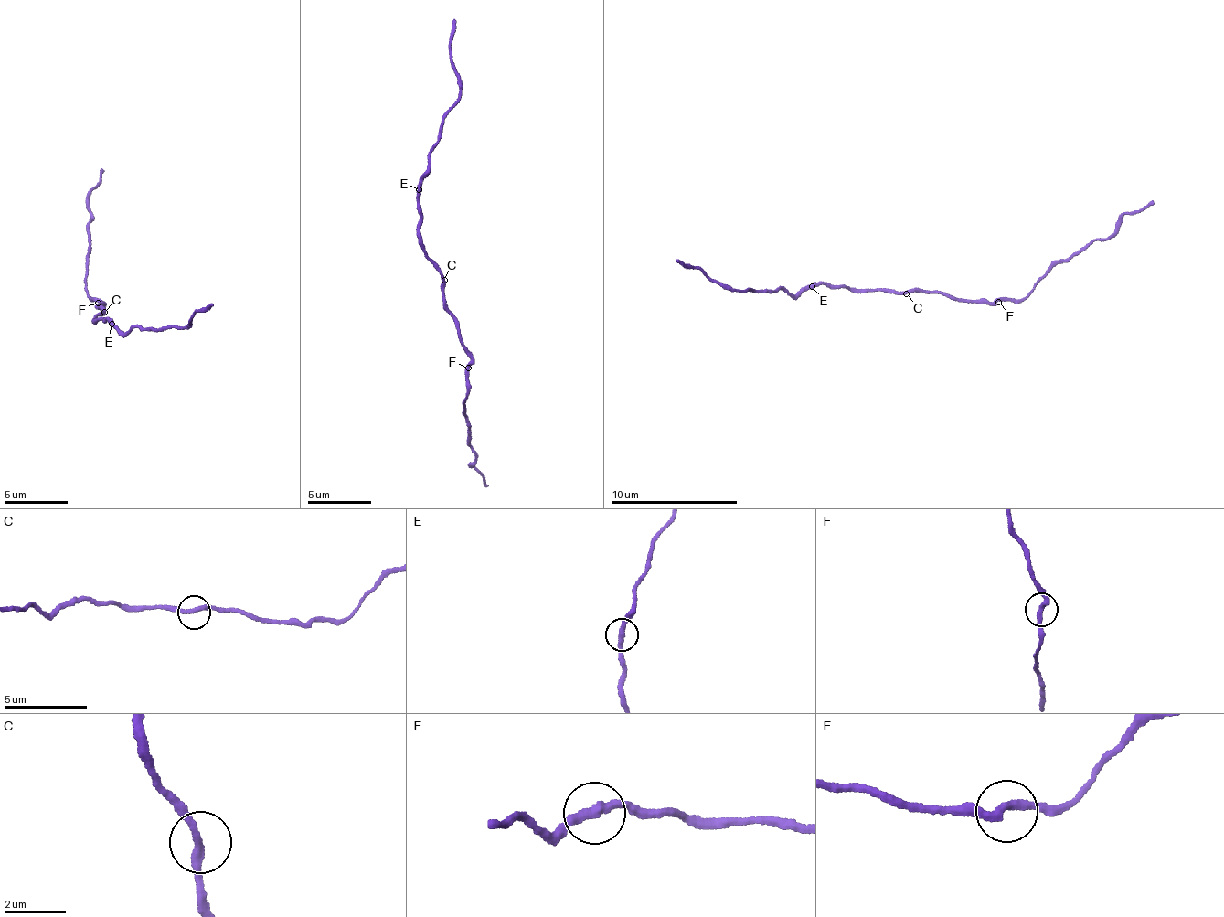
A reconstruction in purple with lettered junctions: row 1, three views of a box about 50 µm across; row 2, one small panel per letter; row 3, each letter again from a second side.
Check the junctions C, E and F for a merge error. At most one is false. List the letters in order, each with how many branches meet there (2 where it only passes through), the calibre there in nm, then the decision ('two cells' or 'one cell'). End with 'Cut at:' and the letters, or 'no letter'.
C: 2 branches meet; 240 nm thick; one cell
E: 2 branches meet; 280 nm thick; one cell
F: 2 branches meet; 280 nm thick; one cell
Cut at: no letter

